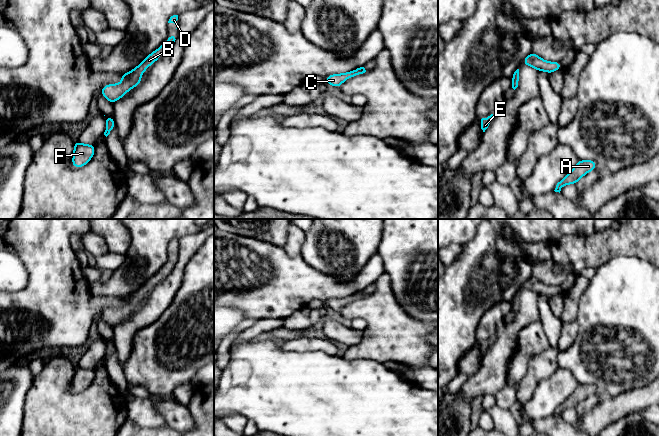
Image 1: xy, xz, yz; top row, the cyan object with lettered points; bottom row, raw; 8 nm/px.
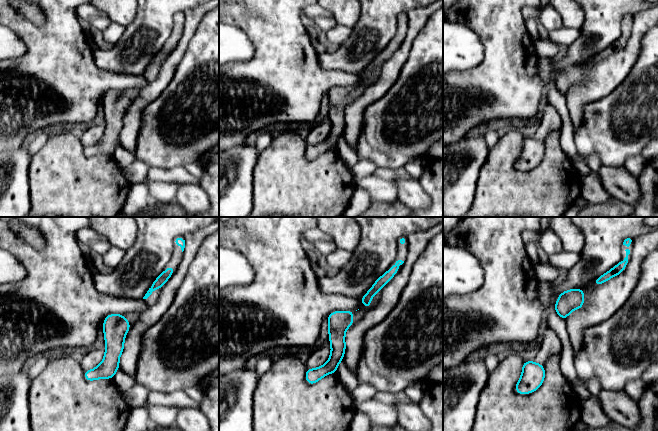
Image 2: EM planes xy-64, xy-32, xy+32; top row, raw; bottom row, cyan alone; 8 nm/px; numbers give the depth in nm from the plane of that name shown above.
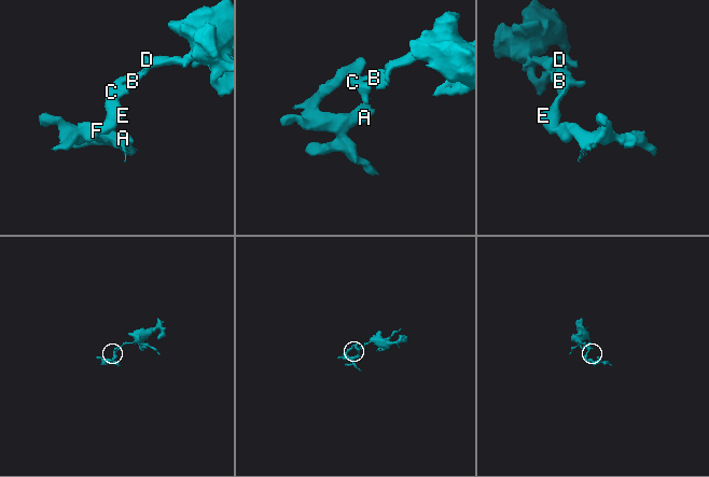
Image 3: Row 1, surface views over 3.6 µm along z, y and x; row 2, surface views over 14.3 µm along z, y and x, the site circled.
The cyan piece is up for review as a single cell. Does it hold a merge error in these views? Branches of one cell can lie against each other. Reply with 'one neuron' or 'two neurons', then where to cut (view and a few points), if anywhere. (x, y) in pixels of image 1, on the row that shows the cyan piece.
one neuron | no cut

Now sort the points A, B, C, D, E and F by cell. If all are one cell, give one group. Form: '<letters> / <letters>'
A B C D E F

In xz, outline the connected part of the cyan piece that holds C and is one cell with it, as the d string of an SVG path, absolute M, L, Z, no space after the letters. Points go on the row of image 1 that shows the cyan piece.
M360 67L355 70L349 71L347 73L329 75L326 78L324 78L324 80L327 84L331 84L332 86L339 88L340 85L345 80L347 80L351 77L355 77L357 75L363 74L365 72L366 72L365 68Z

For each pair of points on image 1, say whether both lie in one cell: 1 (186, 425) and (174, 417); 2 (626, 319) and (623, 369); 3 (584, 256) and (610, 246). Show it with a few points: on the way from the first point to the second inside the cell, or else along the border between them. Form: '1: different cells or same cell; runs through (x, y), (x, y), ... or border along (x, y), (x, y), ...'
1: same cell; runs through (183, 422), (177, 417)
2: same cell; runs through (596, 321), (580, 342), (580, 367), (593, 378)
3: same cell; runs through (590, 251), (604, 246)

